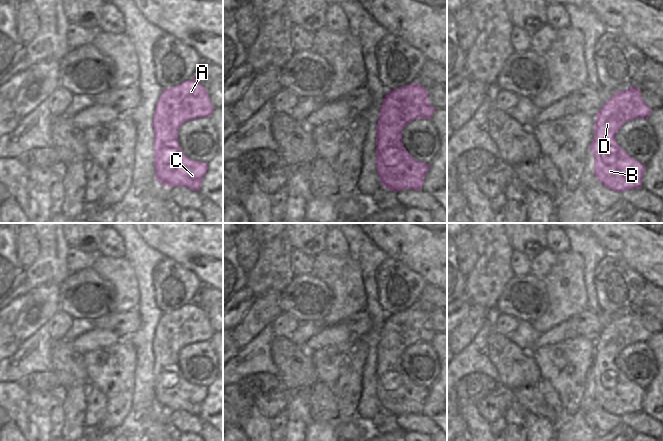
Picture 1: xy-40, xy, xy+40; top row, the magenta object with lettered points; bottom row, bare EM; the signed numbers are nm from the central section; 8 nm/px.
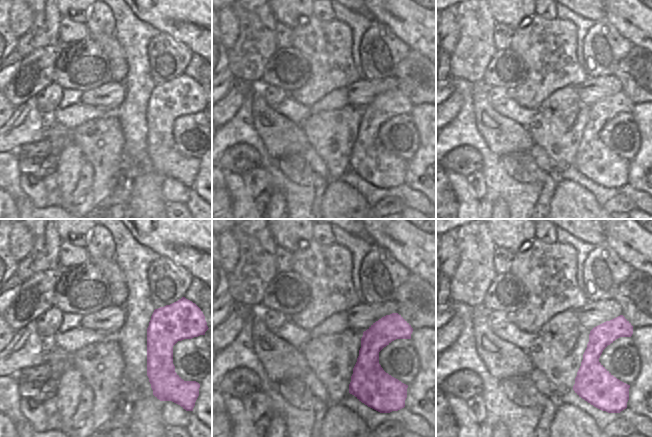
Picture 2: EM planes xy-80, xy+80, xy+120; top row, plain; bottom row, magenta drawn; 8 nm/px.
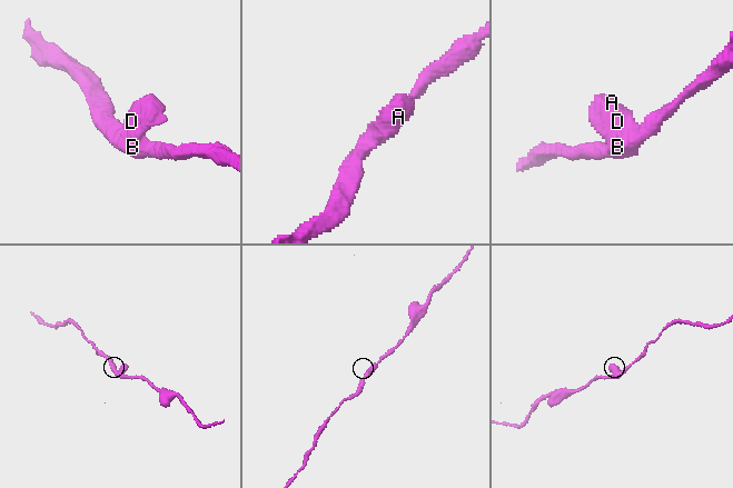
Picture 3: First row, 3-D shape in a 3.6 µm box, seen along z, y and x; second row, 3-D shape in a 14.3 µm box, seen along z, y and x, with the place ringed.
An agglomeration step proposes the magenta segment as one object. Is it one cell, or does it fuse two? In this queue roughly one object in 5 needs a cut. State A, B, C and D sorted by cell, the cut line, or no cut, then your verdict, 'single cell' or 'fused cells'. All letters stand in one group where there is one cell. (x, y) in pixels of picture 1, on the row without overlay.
A B C D; no cut; single cell

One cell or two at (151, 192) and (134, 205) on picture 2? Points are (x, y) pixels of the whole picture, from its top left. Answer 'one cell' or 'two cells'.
one cell

